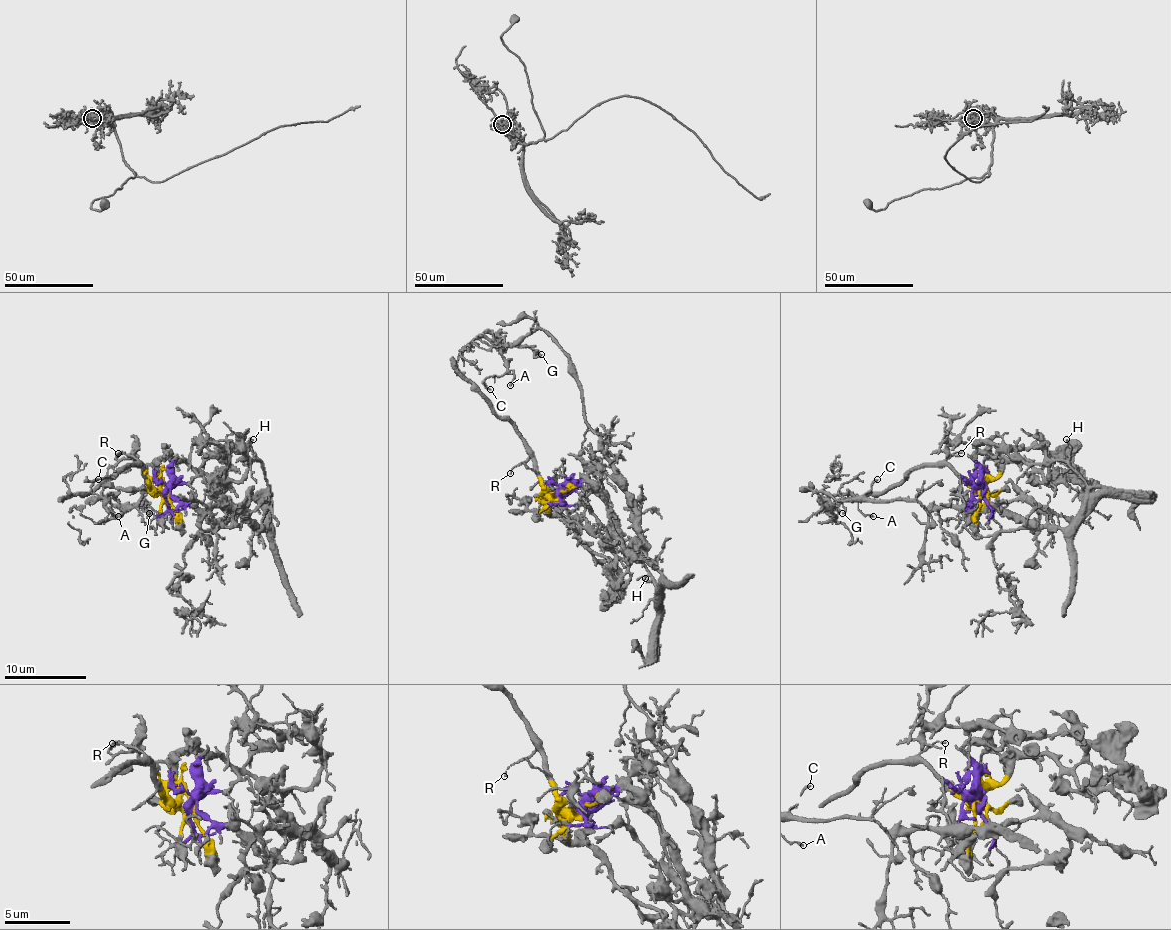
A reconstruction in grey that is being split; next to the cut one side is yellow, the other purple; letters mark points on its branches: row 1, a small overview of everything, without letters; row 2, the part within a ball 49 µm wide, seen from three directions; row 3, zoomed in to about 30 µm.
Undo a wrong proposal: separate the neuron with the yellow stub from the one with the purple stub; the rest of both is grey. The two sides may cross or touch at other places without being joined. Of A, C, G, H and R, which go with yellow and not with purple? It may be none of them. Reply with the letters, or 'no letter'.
A, C, G, R

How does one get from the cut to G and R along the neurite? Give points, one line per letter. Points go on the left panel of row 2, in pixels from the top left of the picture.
G: (168, 492), (150, 486), (140, 466), (86, 492), (150, 513)
R: (168, 492), (150, 486), (140, 462), (121, 451), (117, 453)

